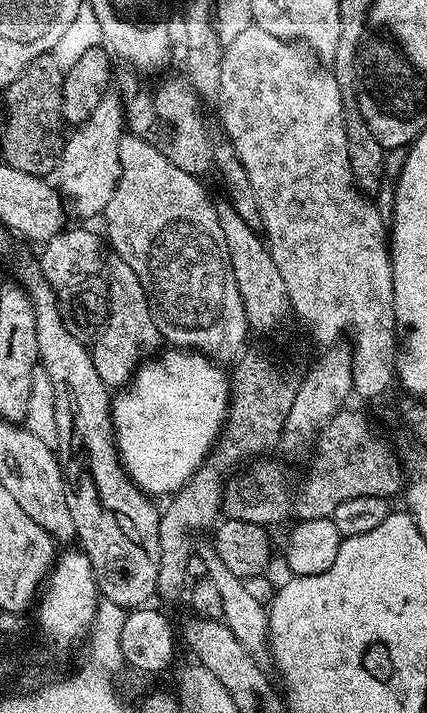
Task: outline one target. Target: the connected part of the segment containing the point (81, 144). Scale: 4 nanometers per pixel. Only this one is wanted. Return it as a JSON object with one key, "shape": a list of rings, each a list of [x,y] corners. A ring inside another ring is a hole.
{"shape":[[[109,94],[84,124],[64,142],[64,152],[58,161],[58,187],[70,201],[70,208],[80,216],[99,217],[110,202],[120,177],[120,139],[126,135],[124,105],[116,94]]]}

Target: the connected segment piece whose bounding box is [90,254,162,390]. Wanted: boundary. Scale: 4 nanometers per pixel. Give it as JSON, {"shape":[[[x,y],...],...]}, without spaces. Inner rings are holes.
{"shape":[[[109,255],[106,260],[106,283],[108,285],[108,320],[103,328],[95,333],[90,344],[94,370],[98,370],[98,378],[109,390],[120,390],[136,375],[145,358],[159,353],[162,348],[162,337],[156,320],[146,298],[146,290],[142,290],[142,282],[138,282],[138,274],[118,255]]]}

